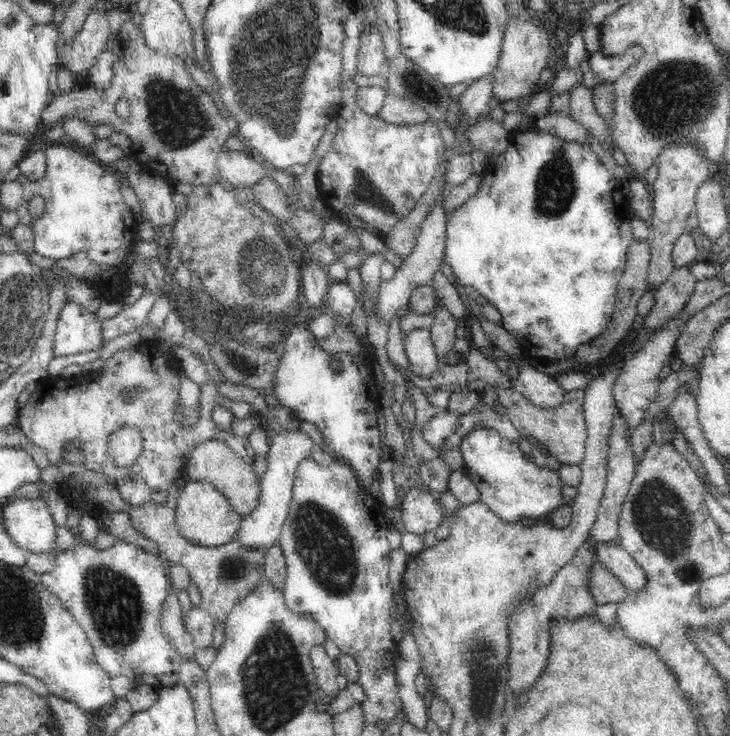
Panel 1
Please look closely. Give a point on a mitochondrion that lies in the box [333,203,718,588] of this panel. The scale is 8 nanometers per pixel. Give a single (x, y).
(662, 517)

